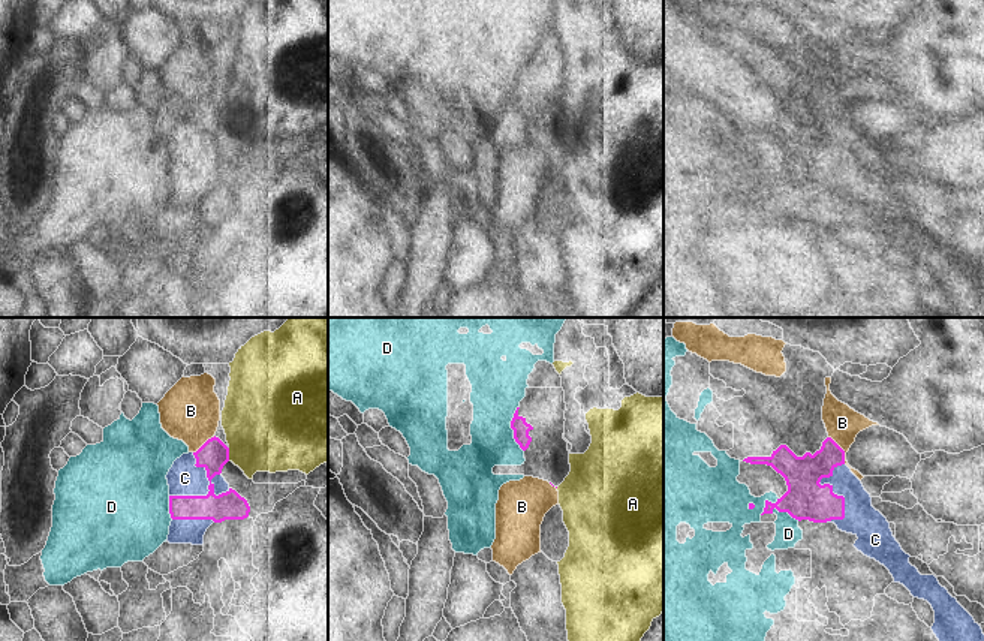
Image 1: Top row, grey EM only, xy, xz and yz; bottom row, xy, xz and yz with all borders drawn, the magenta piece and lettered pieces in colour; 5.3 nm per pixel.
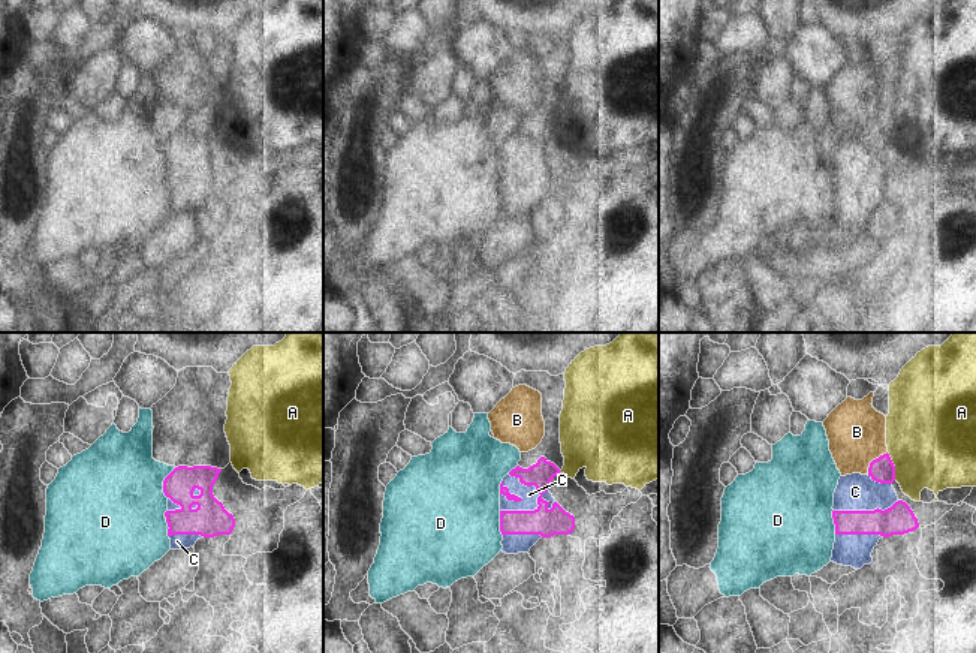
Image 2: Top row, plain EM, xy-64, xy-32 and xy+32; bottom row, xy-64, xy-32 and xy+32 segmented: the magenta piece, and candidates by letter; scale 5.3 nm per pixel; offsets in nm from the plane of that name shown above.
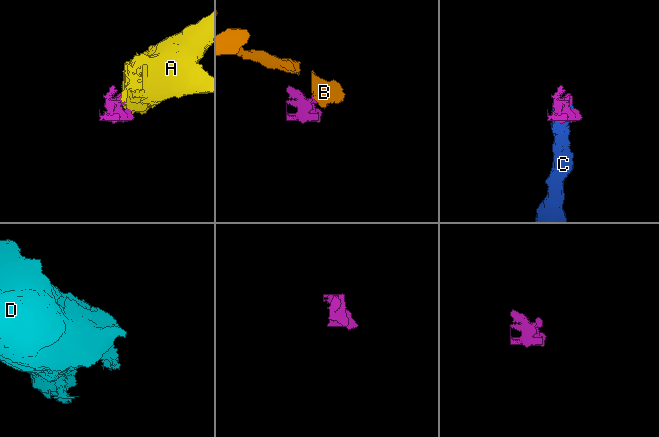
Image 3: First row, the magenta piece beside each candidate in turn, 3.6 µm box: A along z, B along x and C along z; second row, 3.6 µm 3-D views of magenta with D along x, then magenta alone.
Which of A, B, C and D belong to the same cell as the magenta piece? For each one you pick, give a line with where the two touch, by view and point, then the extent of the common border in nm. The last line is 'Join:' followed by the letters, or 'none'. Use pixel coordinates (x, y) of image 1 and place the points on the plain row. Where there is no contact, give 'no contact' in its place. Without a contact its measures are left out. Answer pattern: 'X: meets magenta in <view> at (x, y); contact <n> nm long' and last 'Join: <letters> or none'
C: meets magenta in xy at (207, 159); contact 340 nm long
Join: C

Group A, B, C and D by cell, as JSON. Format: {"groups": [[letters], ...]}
{"groups": [["A"], ["B"], ["C"], ["D"]]}

